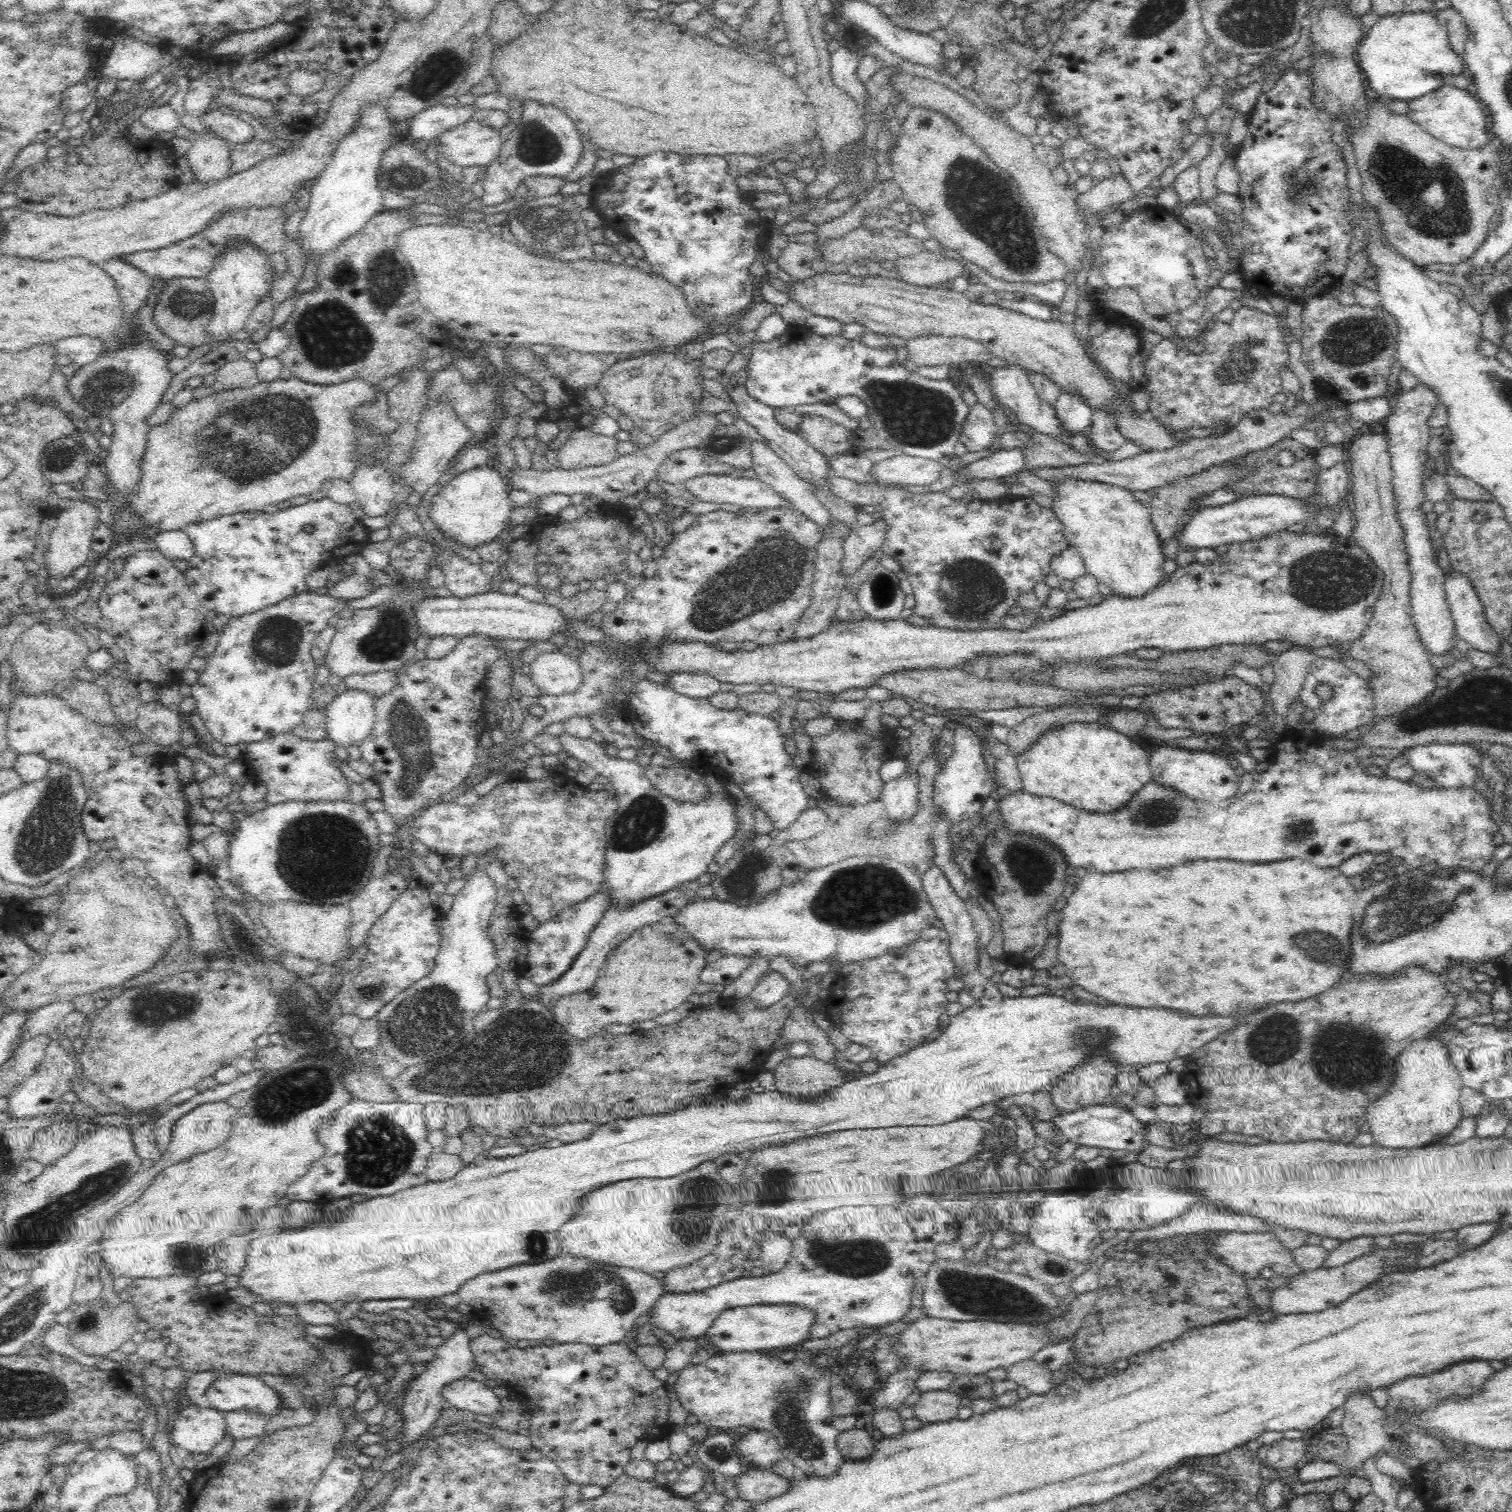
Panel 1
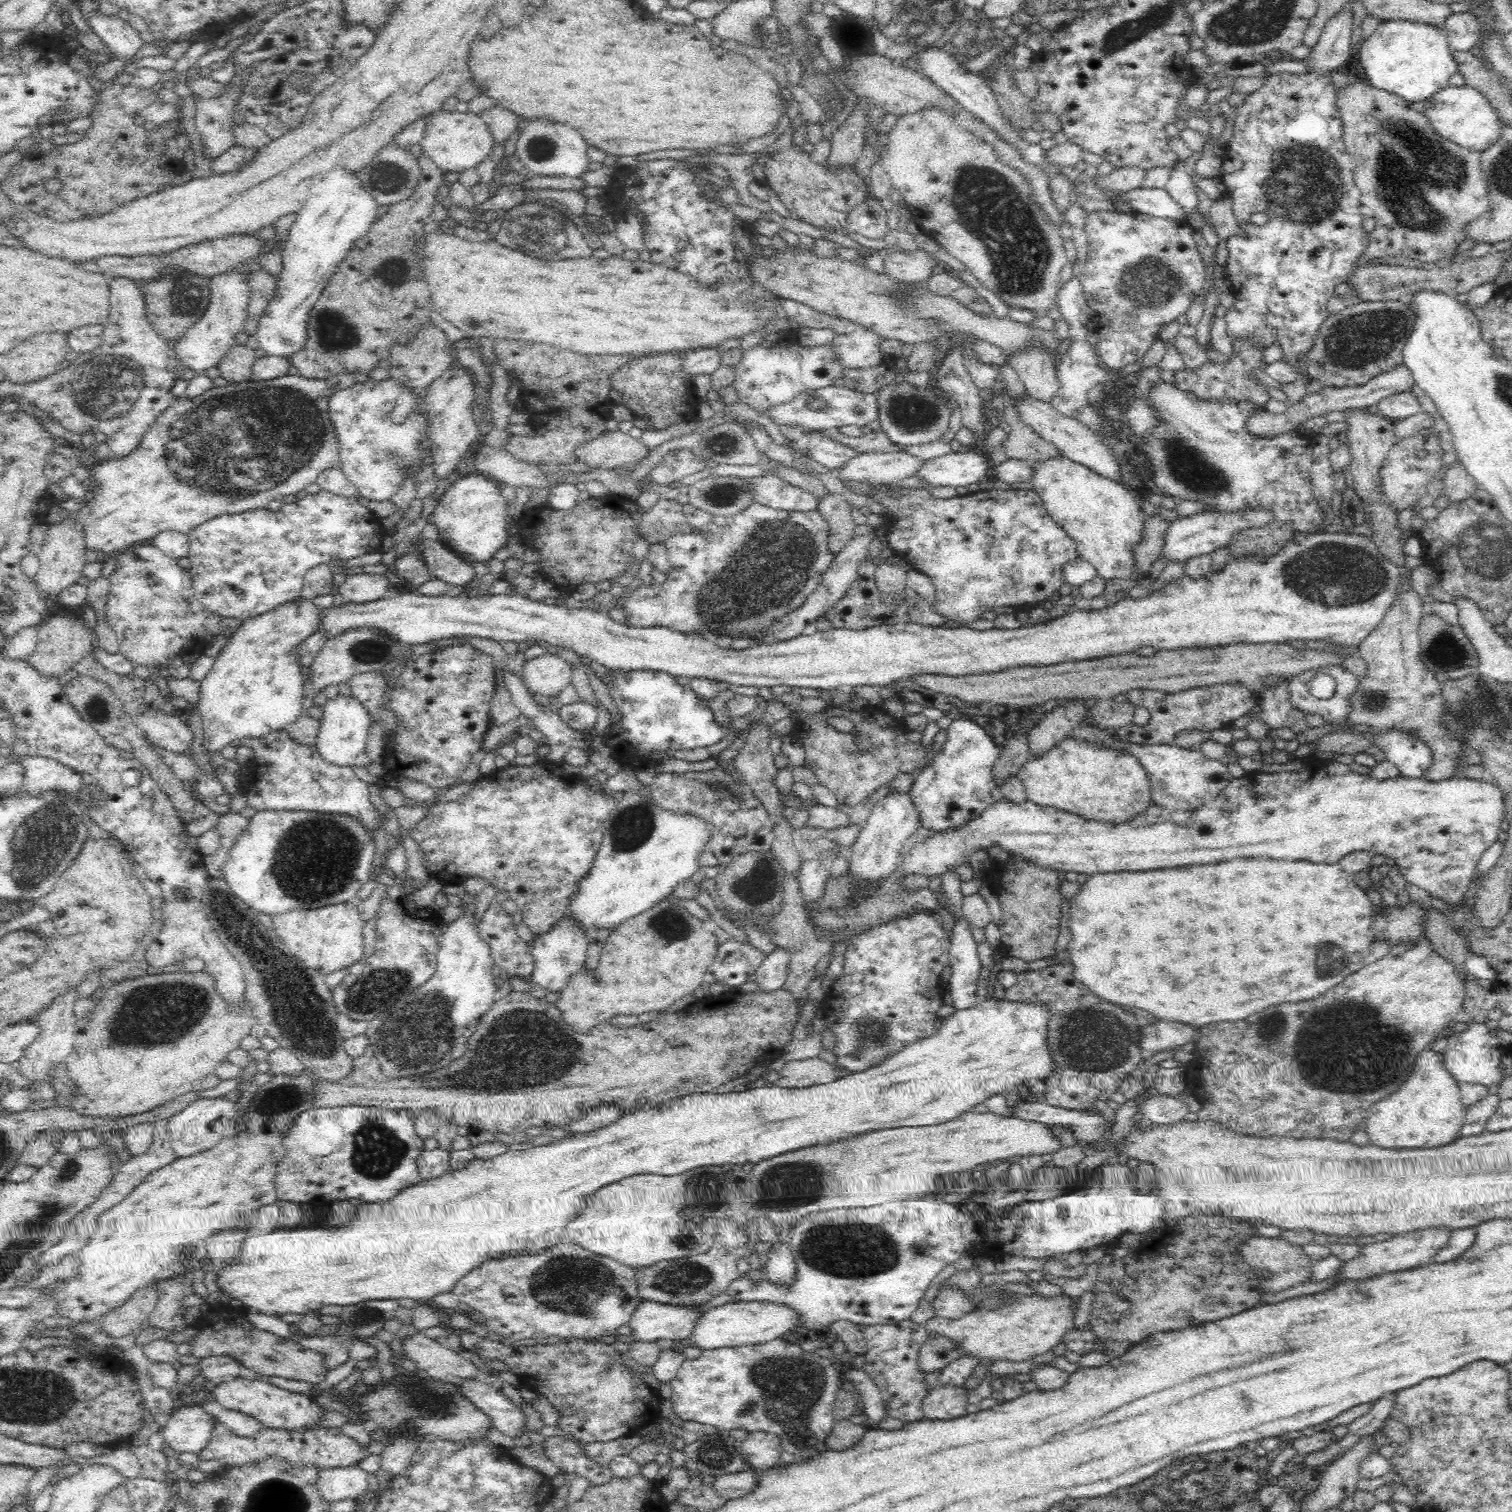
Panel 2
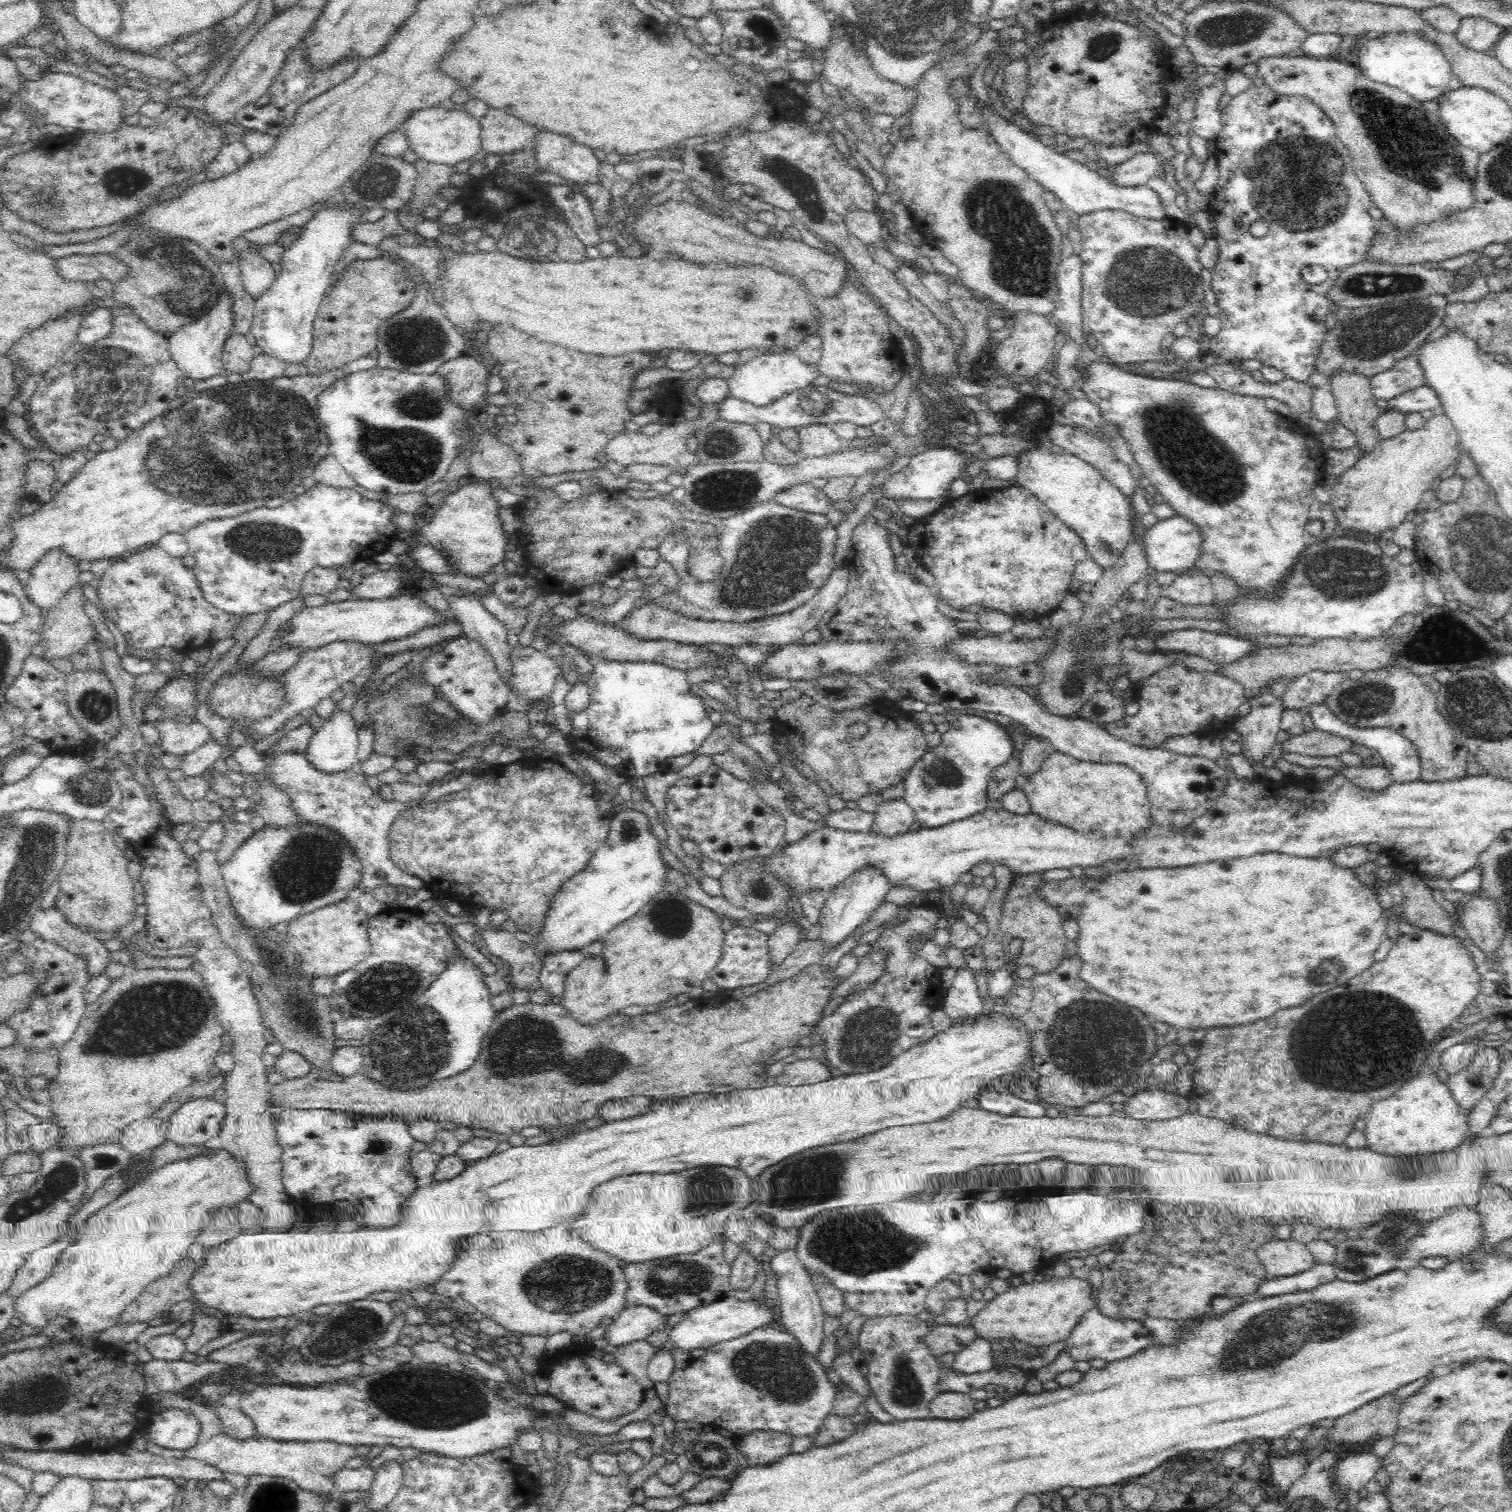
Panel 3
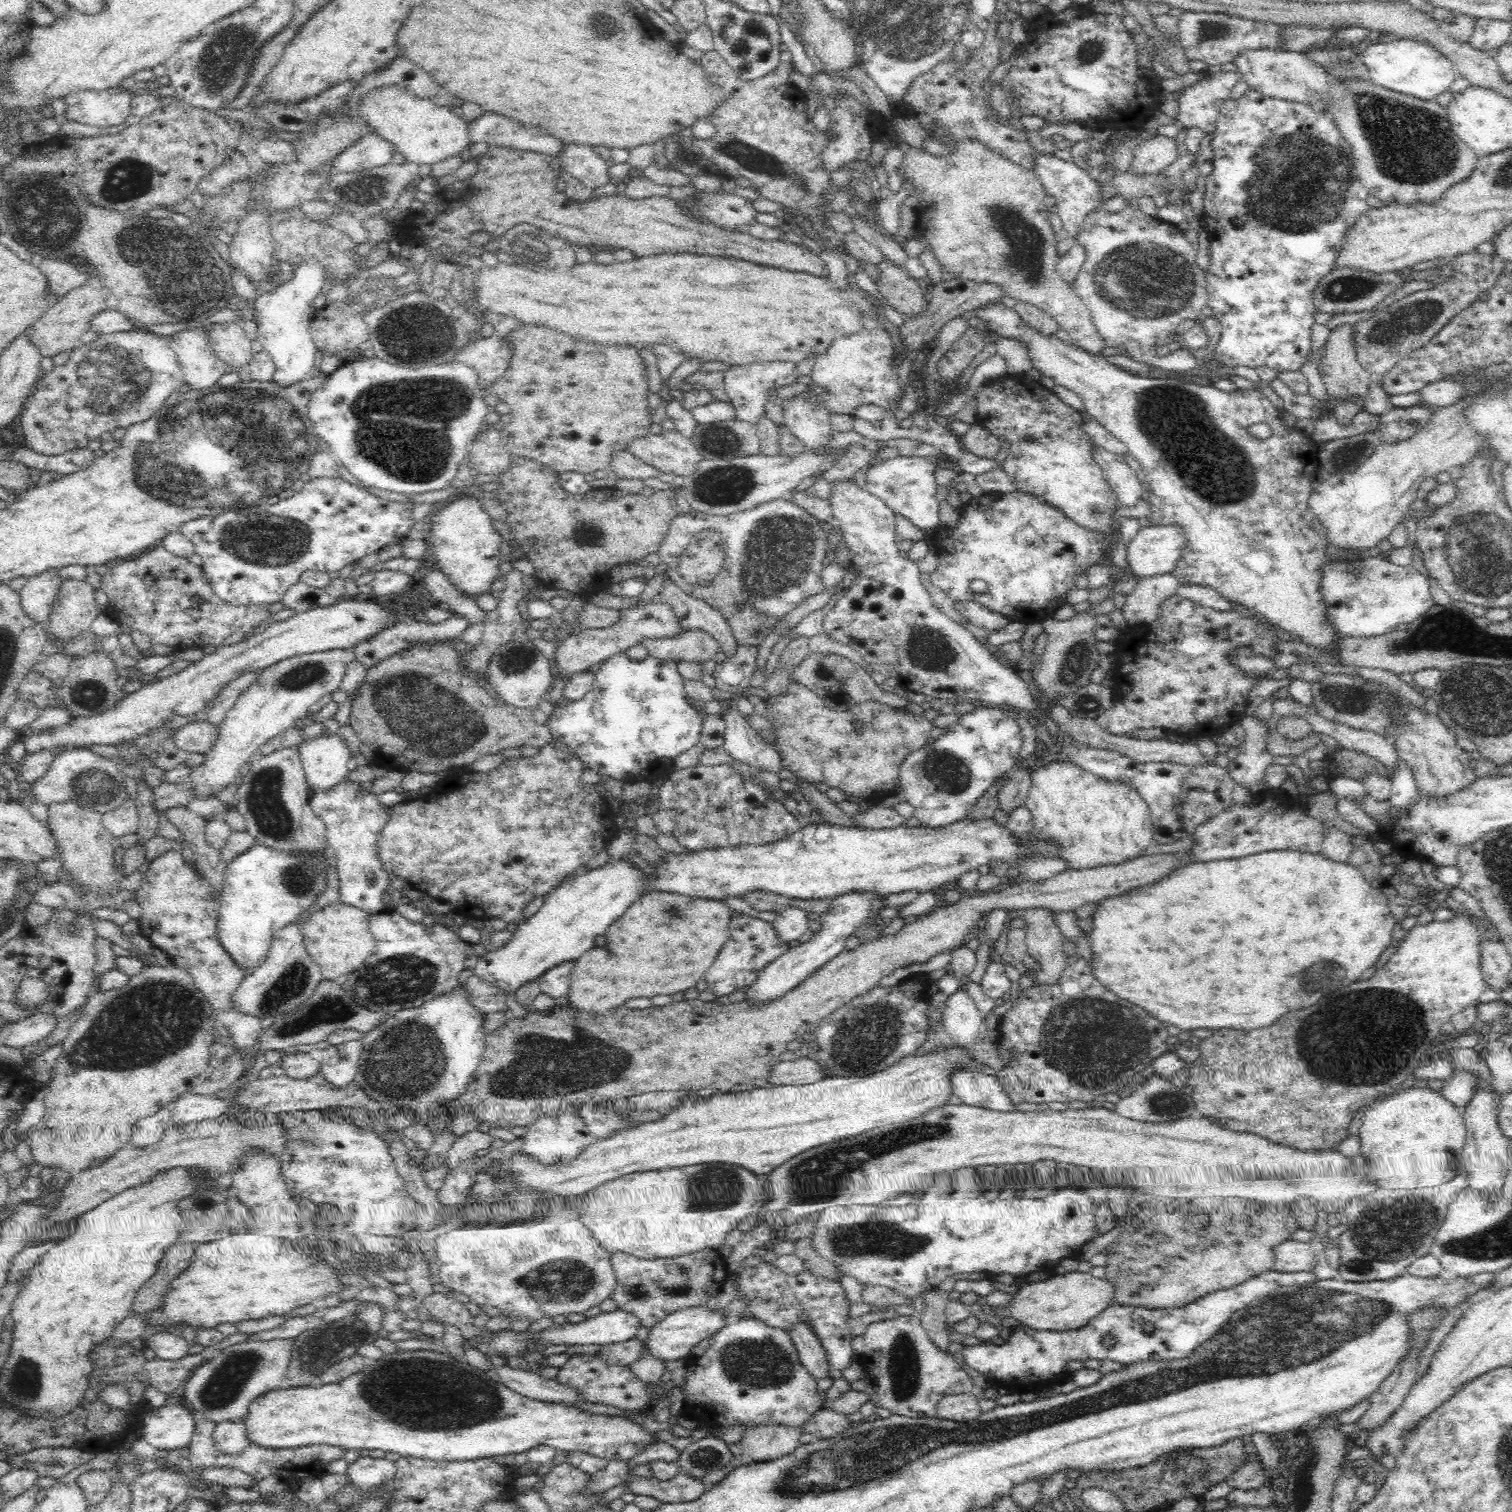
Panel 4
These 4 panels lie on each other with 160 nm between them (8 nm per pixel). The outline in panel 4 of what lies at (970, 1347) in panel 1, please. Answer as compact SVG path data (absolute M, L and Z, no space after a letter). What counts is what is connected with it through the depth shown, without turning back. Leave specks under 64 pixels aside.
M1072 1271L1063 1275L1055 1275L1049 1279L1024 1285L1013 1294L1008 1306L986 1307L988 1313L996 1319L1007 1320L1011 1317L1015 1324L1040 1331L1062 1332L1082 1328L1111 1306L1114 1287L1106 1279L1096 1278L1090 1273Z

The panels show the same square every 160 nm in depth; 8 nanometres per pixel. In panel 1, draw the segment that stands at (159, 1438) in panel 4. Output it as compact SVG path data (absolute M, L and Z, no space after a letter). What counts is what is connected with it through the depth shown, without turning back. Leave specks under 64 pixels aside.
M212 1407L182 1409L169 1427L170 1442L193 1454L210 1453L226 1433L223 1412Z

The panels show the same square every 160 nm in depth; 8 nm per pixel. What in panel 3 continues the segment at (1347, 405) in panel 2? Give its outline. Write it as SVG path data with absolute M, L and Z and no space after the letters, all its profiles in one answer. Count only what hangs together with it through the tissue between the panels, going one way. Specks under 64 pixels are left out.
M1416 355L1396 361L1387 371L1370 377L1370 393L1376 400L1390 400L1398 394L1424 385L1424 373Z

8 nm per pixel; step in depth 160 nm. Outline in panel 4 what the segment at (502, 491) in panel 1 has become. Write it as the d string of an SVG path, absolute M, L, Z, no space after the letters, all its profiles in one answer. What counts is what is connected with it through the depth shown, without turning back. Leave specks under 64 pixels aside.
M466 496L460 500L448 500L446 508L430 514L427 522L426 541L430 553L448 580L470 598L491 590L490 584L499 577L498 564L505 545L500 533L492 527L491 517L482 507L481 500Z

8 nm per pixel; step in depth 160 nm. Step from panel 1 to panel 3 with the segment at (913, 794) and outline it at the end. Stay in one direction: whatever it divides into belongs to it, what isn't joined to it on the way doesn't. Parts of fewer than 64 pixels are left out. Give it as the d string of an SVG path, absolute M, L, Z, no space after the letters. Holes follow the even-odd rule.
M903 798L882 801L874 814L874 823L868 831L874 835L895 837L908 832L916 822L914 809ZM868 864L866 868L854 872L852 876L848 876L846 880L840 882L825 900L819 916L819 924L822 926L819 938L822 939L827 948L834 949L834 946L845 940L856 926L869 919L882 902L882 898L886 896L886 892L890 890L890 886L892 884L883 875L883 870L873 866L873 864Z

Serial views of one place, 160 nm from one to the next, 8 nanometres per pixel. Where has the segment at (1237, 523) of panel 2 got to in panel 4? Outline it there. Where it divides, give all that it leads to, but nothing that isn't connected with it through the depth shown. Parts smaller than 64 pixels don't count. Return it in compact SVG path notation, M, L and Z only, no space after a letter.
M1177 524L1141 527L1127 545L1127 564L1132 574L1142 577L1168 574L1180 560L1185 532Z

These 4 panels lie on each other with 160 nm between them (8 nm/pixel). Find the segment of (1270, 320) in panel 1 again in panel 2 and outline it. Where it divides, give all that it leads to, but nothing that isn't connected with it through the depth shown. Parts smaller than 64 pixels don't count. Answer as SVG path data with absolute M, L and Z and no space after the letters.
M1243 336L1242 339L1230 339L1232 341L1232 355L1227 356L1228 361L1220 363L1212 360L1202 362L1196 369L1177 369L1174 372L1174 381L1178 389L1184 393L1194 395L1194 399L1202 401L1244 401L1252 403L1258 407L1264 407L1266 402L1271 399L1268 394L1268 385L1258 380L1256 370L1262 371L1268 366L1265 361L1264 352L1267 349L1264 345L1250 341Z

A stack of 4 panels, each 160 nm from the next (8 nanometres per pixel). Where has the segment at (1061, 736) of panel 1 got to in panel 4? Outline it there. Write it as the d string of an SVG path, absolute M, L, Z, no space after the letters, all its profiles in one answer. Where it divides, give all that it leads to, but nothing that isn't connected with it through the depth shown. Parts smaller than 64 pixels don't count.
M1072 761L1049 762L1034 770L1025 805L1033 817L1033 832L1042 840L1058 840L1059 858L1065 860L1070 869L1090 869L1135 859L1153 843L1156 834L1148 803L1138 790L1119 780L1100 778Z

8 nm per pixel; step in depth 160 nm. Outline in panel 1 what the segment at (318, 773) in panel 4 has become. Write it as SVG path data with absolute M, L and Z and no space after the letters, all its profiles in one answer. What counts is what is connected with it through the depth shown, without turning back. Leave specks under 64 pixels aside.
M354 689L337 695L322 711L327 740L346 748L359 746L362 738L366 738L374 727L376 701L378 697Z

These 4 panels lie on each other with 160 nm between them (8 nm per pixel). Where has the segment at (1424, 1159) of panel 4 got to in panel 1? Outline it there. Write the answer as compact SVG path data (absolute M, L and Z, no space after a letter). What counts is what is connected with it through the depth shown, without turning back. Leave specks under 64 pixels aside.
M1440 1037L1418 1038L1396 1058L1396 1078L1388 1092L1368 1105L1366 1121L1376 1144L1389 1149L1420 1148L1435 1144L1452 1132L1461 1119L1459 1098L1463 1082Z

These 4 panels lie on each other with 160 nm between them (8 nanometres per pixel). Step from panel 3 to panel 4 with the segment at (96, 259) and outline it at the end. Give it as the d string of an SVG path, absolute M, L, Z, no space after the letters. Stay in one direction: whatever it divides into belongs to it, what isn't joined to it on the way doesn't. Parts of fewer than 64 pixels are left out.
M42 260L40 270L42 270L44 276L48 278L51 294L60 297L63 297L72 289L82 286L92 278L90 274L82 271L80 267L70 265L68 262L60 260Z

